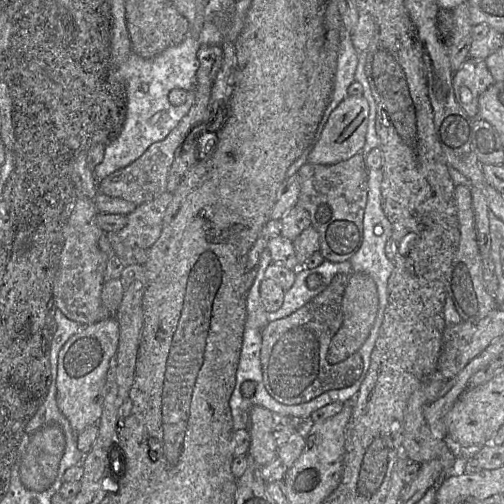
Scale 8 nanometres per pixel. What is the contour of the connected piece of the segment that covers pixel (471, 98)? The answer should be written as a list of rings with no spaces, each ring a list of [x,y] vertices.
[[[468,58],[454,74],[453,88],[456,100],[468,116],[479,116],[479,97],[495,80],[486,61]]]

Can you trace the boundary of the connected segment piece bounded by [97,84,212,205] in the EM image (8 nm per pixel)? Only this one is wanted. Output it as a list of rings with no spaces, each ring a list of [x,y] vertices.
[[[197,84],[194,102],[178,125],[162,140],[151,144],[146,151],[128,166],[98,181],[98,191],[106,196],[121,198],[140,205],[150,202],[167,192],[167,179],[175,151],[183,143],[190,130],[206,120],[212,84]]]

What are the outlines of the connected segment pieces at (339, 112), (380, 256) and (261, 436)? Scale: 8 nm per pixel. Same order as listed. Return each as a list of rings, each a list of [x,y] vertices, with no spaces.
[[[348,95],[332,112],[321,139],[309,155],[313,164],[335,164],[363,151],[368,133],[370,105],[364,95]]]
[[[368,169],[369,176],[369,192],[368,192],[368,200],[364,214],[364,241],[360,247],[360,249],[356,252],[356,254],[350,259],[352,264],[352,269],[354,273],[365,273],[369,275],[375,282],[378,291],[379,297],[379,306],[378,312],[375,319],[375,322],[371,328],[368,338],[358,350],[358,353],[362,357],[363,360],[363,371],[360,378],[350,387],[331,390],[328,391],[327,394],[331,398],[332,402],[337,402],[344,404],[345,402],[353,399],[356,394],[359,392],[361,384],[363,383],[368,369],[370,367],[371,362],[371,354],[375,346],[376,339],[379,335],[380,327],[383,322],[383,316],[385,308],[388,304],[388,280],[390,275],[394,270],[394,262],[391,260],[386,254],[386,245],[389,240],[392,239],[393,235],[393,225],[388,219],[383,204],[382,190],[381,184],[383,180],[383,172],[382,169]]]
[[[253,406],[249,417],[250,446],[248,457],[264,467],[278,457],[278,446],[273,436],[276,416],[262,406]]]

